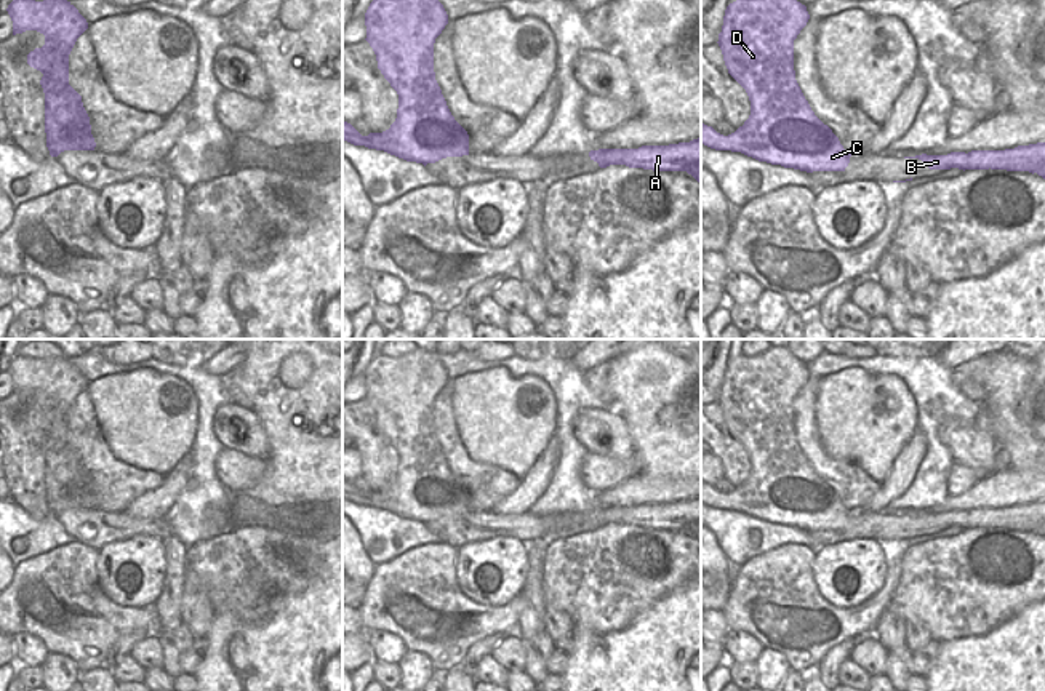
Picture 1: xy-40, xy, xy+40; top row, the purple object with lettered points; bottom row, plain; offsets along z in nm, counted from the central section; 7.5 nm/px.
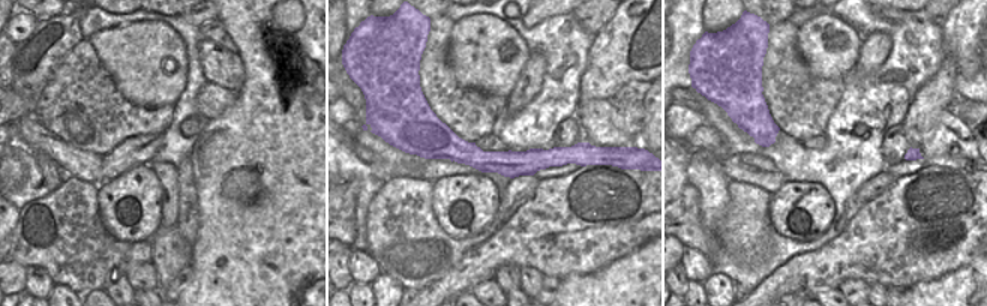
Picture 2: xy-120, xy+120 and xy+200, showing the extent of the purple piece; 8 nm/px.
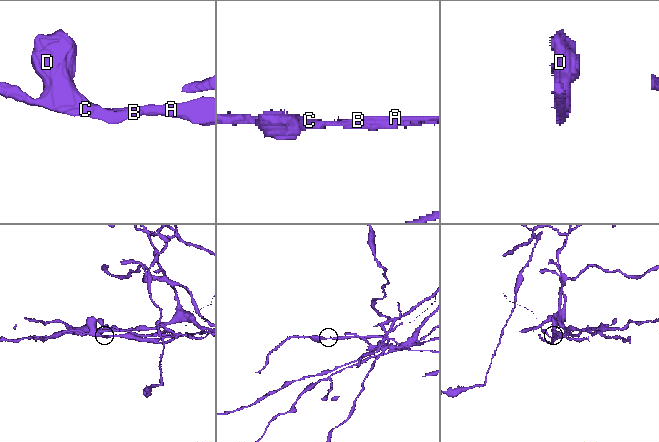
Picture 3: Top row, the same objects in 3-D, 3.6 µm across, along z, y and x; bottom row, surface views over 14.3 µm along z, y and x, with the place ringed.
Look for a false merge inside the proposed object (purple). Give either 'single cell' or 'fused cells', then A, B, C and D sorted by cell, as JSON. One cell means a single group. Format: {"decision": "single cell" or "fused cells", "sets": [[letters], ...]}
{"decision": "fused cells", "sets": [["A"], ["B", "C", "D"]]}

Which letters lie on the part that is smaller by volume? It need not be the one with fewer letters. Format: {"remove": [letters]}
{"remove": ["B", "C", "D"]}

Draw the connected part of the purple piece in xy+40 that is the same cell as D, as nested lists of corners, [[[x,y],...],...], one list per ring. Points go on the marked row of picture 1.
[[[736,0],[727,6],[717,43],[728,74],[749,96],[751,115],[728,136],[701,122],[701,144],[807,173],[845,171],[856,152],[845,150],[832,130],[815,115],[795,80],[794,40],[808,19],[807,6],[797,0]]]

